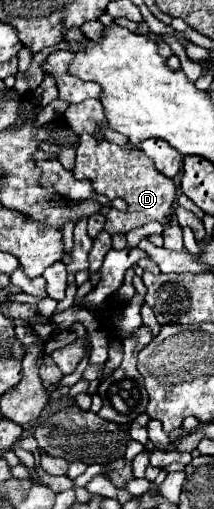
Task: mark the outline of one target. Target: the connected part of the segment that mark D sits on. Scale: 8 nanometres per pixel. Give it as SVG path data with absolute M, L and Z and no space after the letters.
M83 132L77 146L77 160L73 168L73 176L77 180L89 180L95 194L105 196L107 200L121 198L127 204L125 212L109 210L105 230L109 234L123 232L127 234L133 228L145 226L147 222L167 224L173 220L173 202L175 202L175 184L171 178L163 176L151 164L151 158L145 156L143 150L125 150L111 142L97 142L91 134Z

